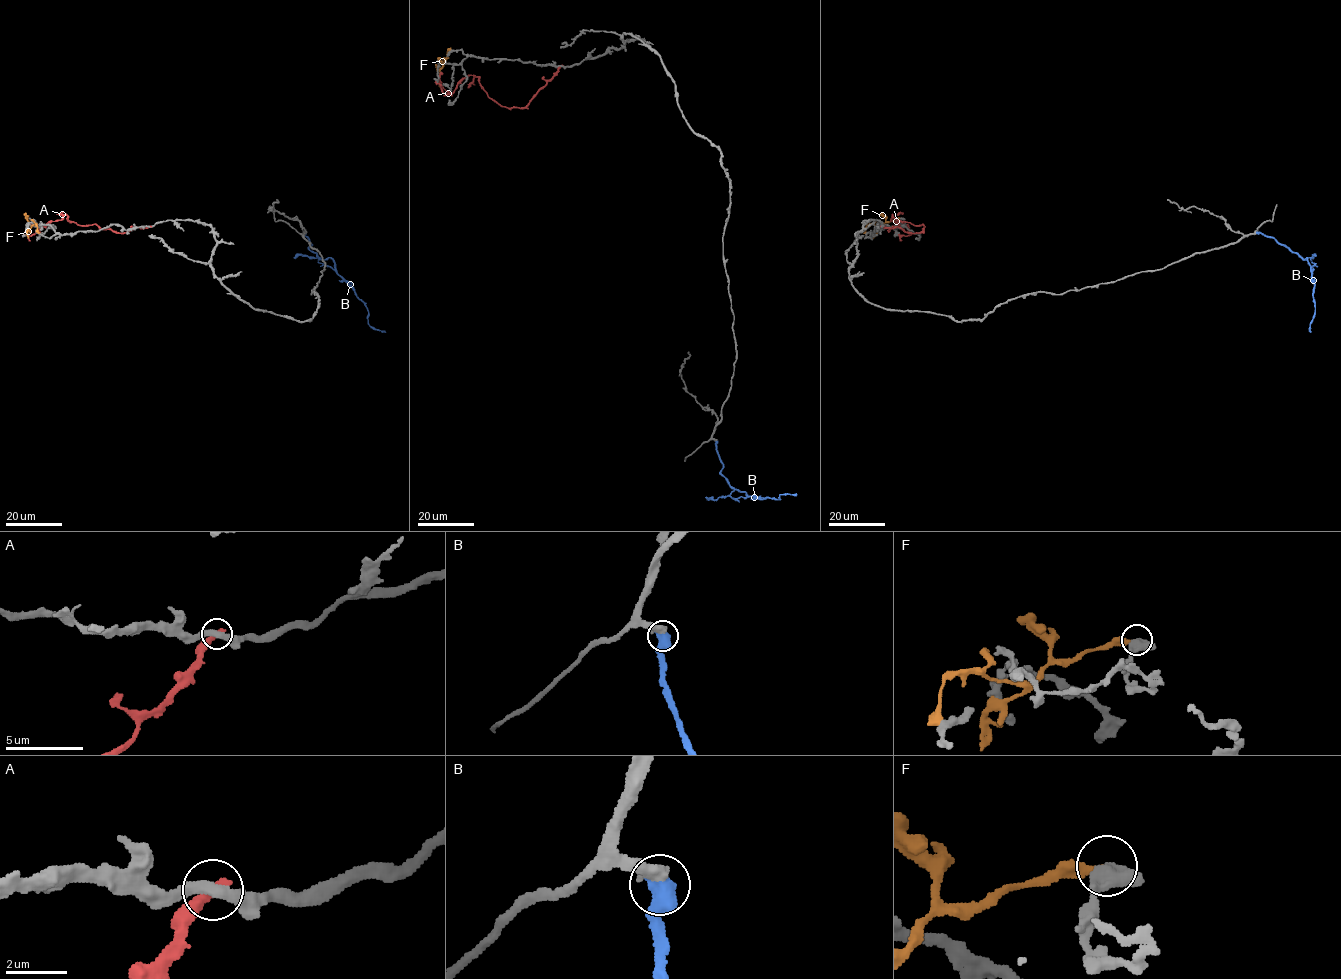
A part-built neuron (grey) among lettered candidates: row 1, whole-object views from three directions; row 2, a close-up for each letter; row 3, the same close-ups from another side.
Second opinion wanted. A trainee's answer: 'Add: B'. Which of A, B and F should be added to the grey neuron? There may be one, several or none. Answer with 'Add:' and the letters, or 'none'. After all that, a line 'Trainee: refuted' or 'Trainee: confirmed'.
Add: B
Trainee: confirmed

